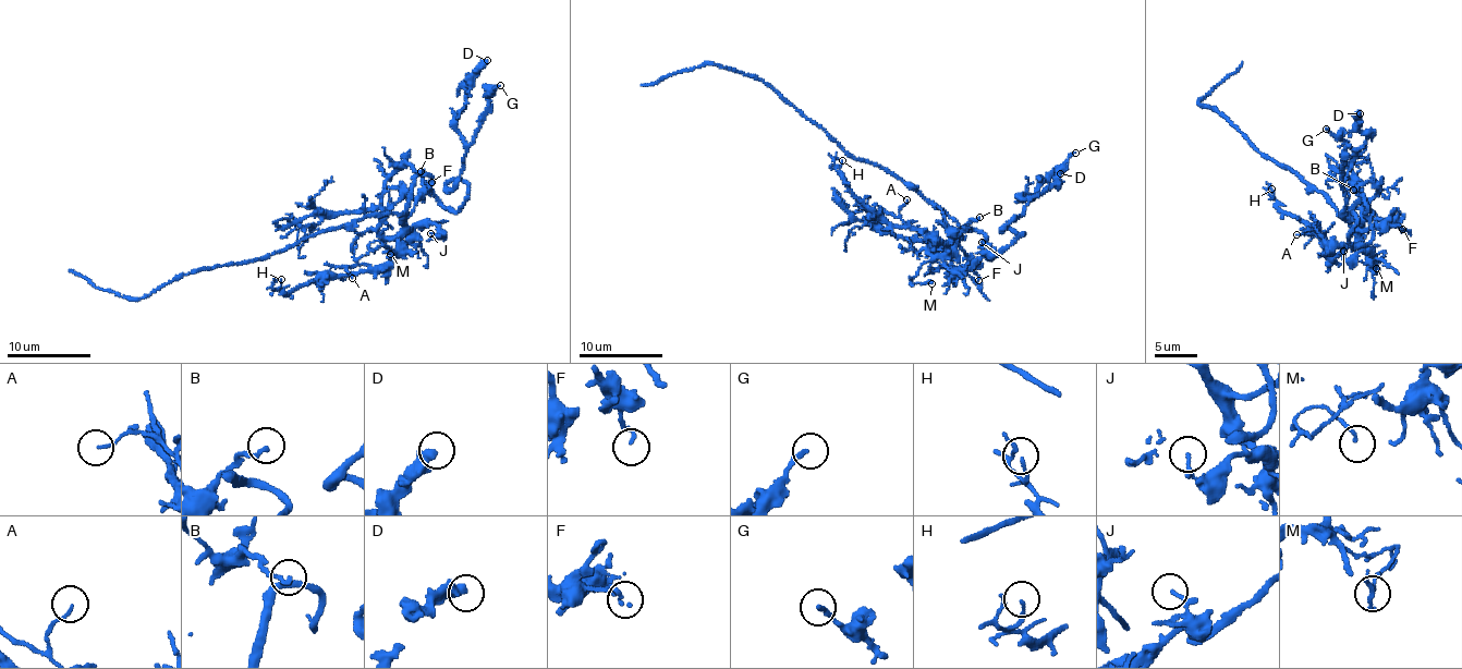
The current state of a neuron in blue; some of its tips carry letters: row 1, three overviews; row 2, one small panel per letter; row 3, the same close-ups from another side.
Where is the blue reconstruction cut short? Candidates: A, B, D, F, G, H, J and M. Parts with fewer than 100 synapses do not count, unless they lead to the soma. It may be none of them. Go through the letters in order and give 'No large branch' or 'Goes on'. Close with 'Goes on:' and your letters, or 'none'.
A: No large branch
B: No large branch
D: No large branch
F: No large branch
G: No large branch
H: No large branch
J: No large branch
M: No large branch
Goes on: none

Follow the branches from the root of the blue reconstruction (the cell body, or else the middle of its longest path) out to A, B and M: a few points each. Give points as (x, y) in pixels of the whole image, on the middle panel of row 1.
A: (943, 208), (959, 228), (951, 251), (903, 220), (899, 207), (906, 199)
B: (943, 208), (959, 231), (953, 250), (934, 255), (928, 247), (935, 240), (940, 242), (955, 236), (979, 217)
M: (943, 208), (959, 228), (953, 250), (924, 263), (912, 279), (914, 283), (931, 283)

